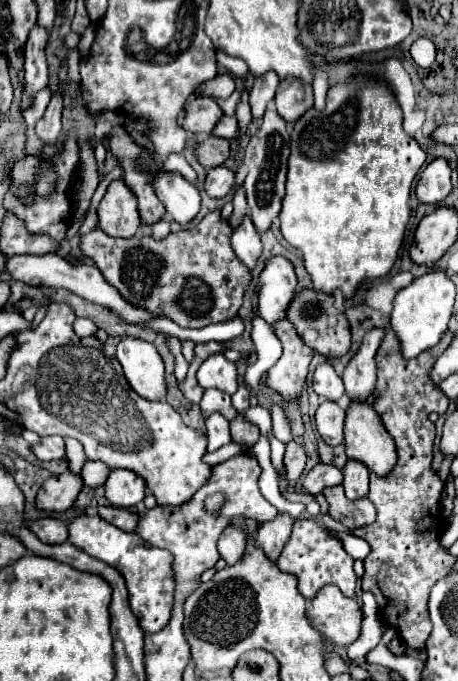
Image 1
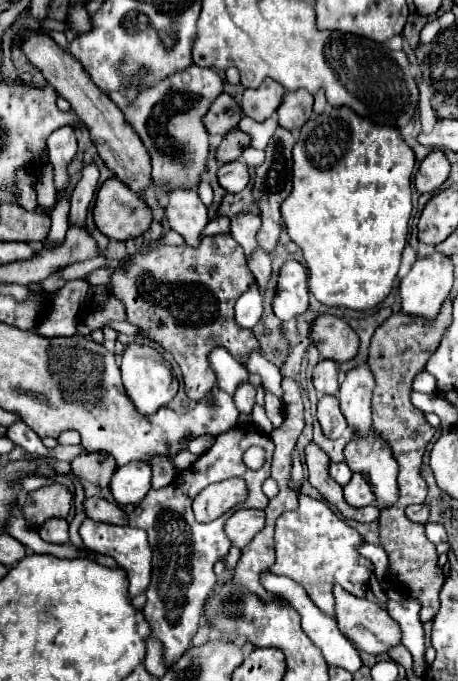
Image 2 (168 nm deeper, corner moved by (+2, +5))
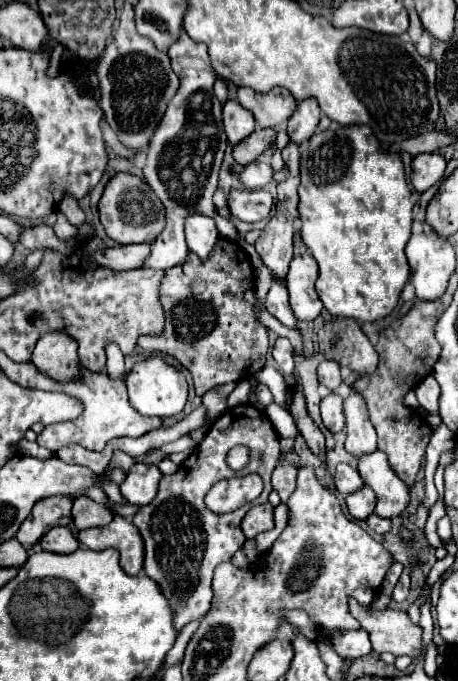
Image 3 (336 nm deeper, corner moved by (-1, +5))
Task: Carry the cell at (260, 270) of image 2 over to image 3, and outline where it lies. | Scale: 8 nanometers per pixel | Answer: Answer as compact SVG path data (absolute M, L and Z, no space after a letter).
M275 282L275 284L271 286L271 290L269 290L269 294L267 294L265 304L267 304L267 310L269 310L281 324L285 324L287 328L297 330L297 318L295 318L291 306L289 306L289 296L287 296L285 284Z

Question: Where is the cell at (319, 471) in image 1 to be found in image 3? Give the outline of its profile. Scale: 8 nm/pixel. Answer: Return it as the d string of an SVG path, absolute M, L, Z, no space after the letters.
M339 464L337 472L335 472L335 486L343 496L347 496L347 494L353 494L353 492L361 490L363 488L363 480L361 480L359 472L353 466Z

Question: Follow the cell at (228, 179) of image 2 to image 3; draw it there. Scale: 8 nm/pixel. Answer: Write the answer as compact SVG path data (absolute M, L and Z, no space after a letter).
M255 160L249 166L243 168L241 172L241 180L245 184L245 188L263 188L267 182L273 180L273 168L267 160Z

